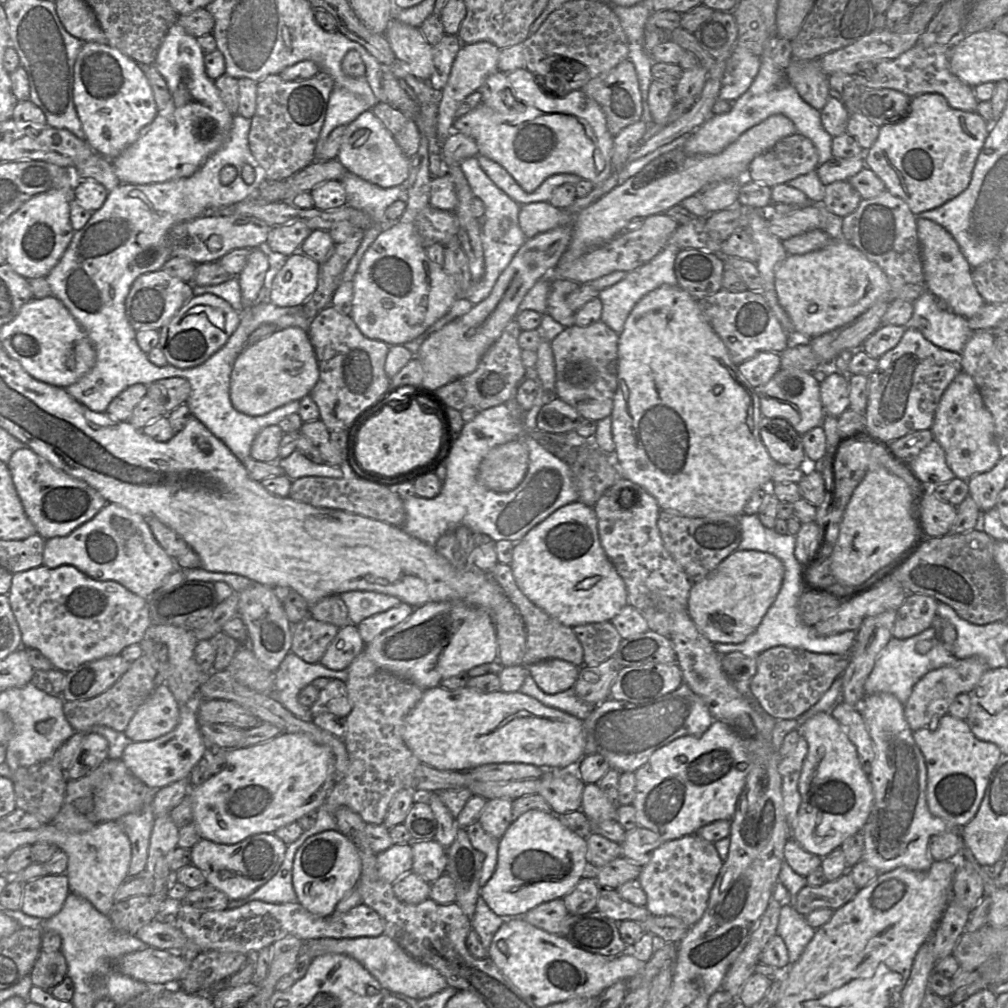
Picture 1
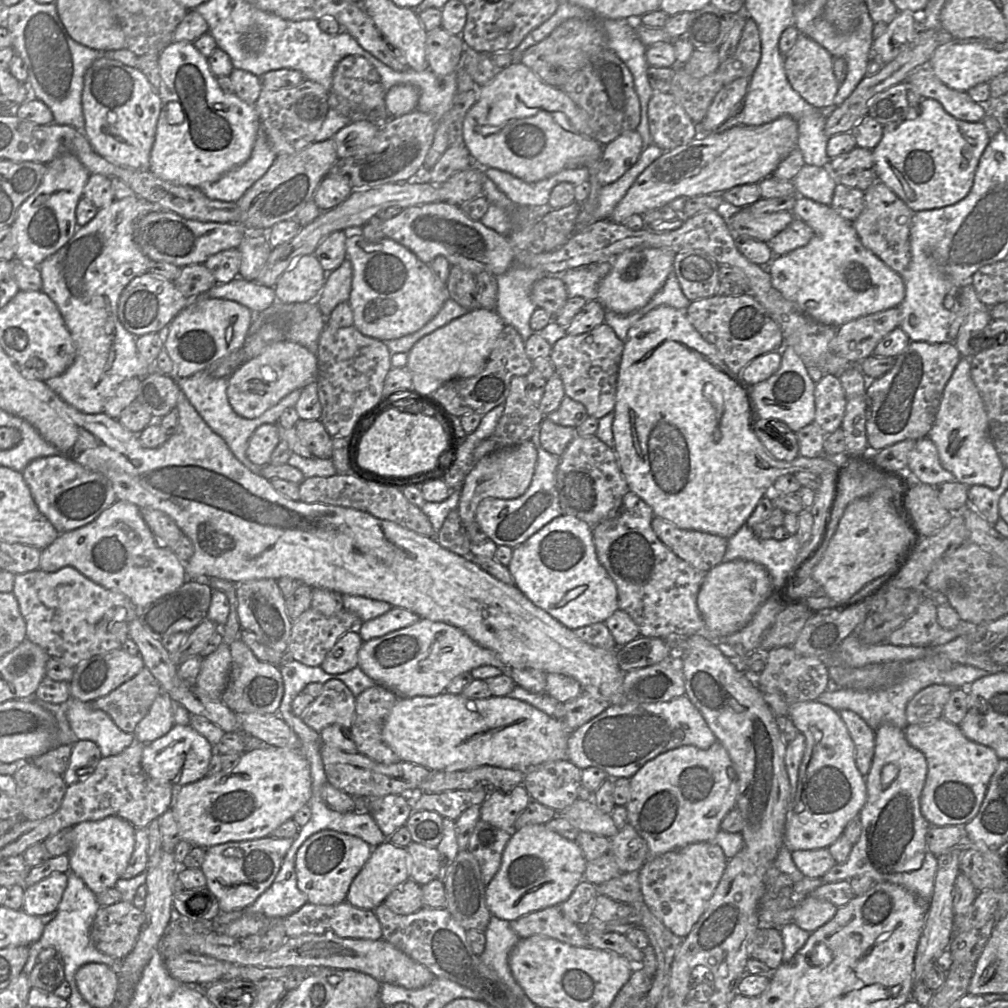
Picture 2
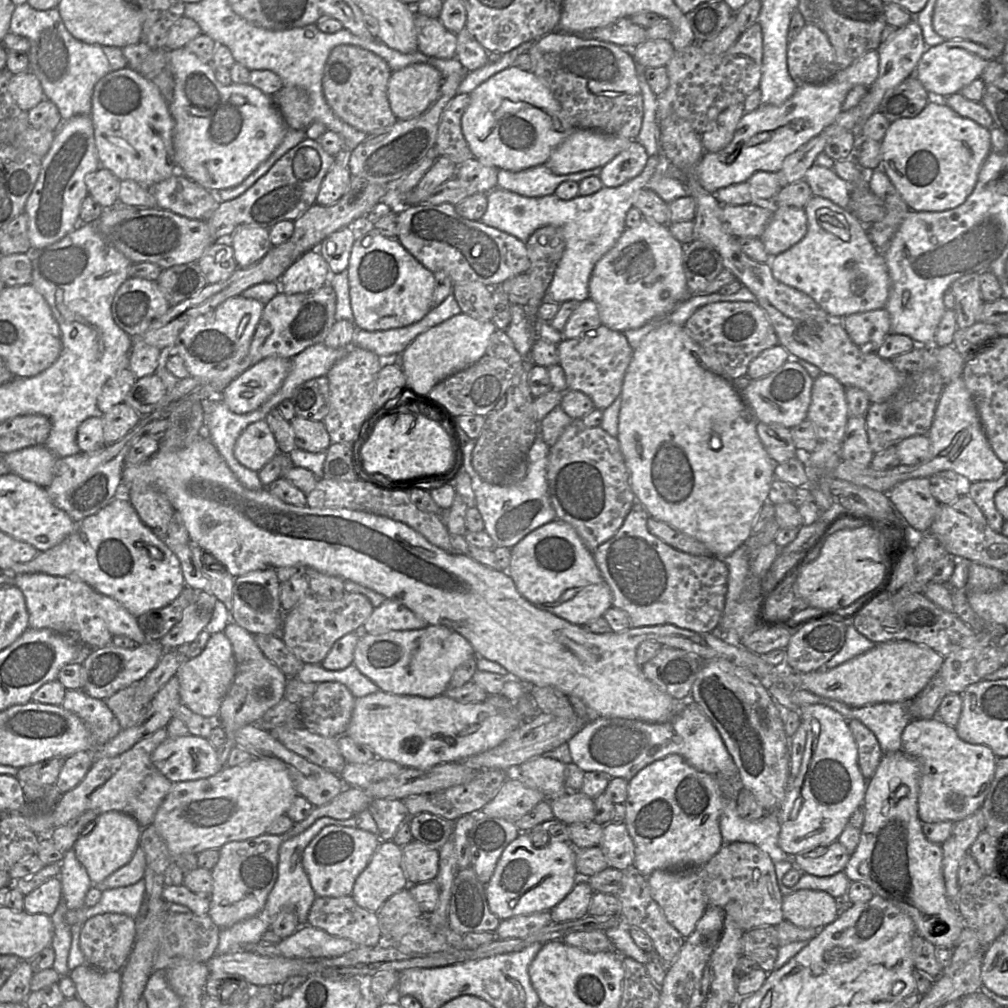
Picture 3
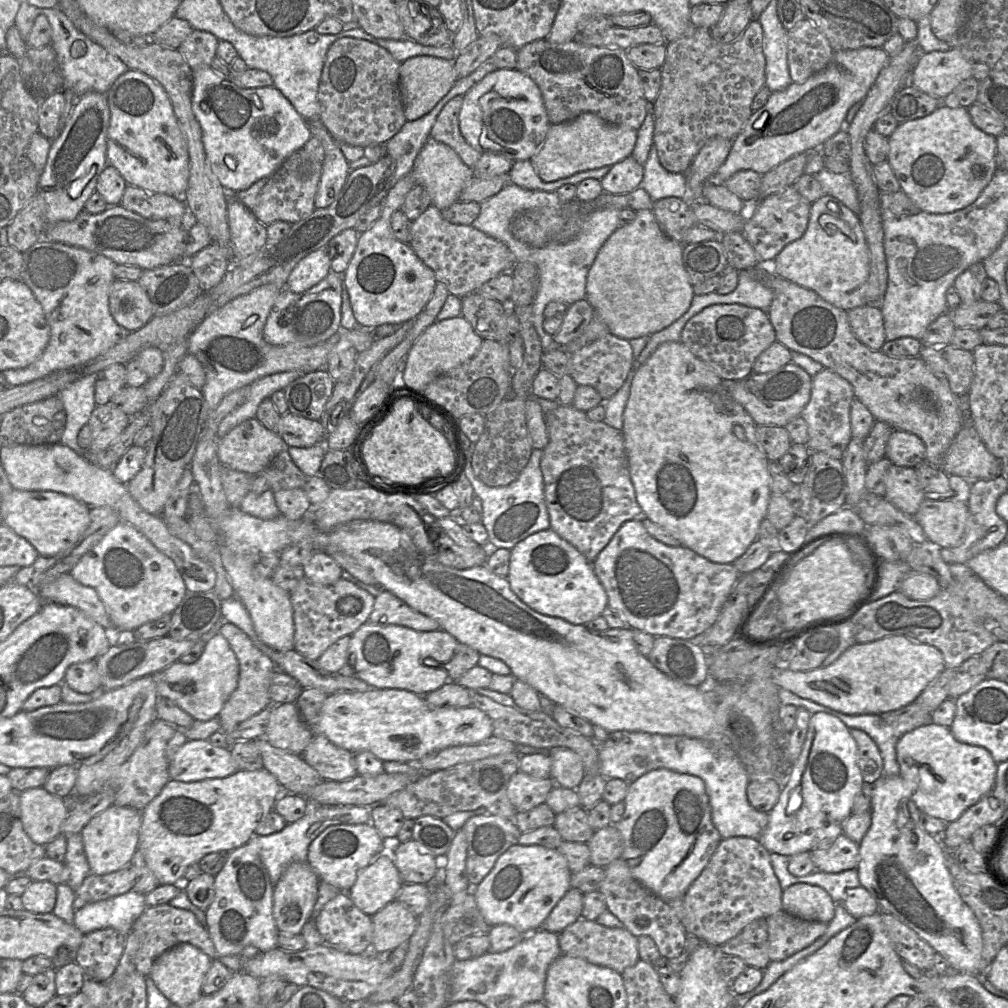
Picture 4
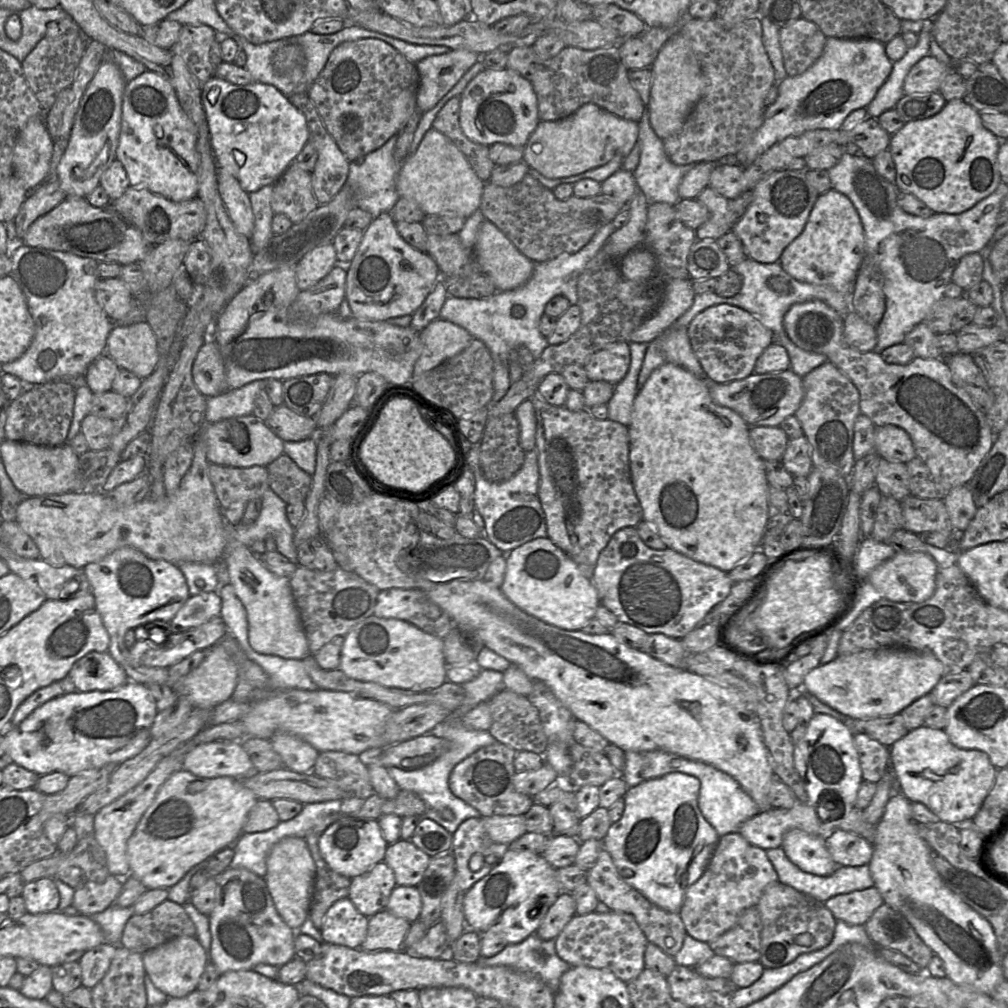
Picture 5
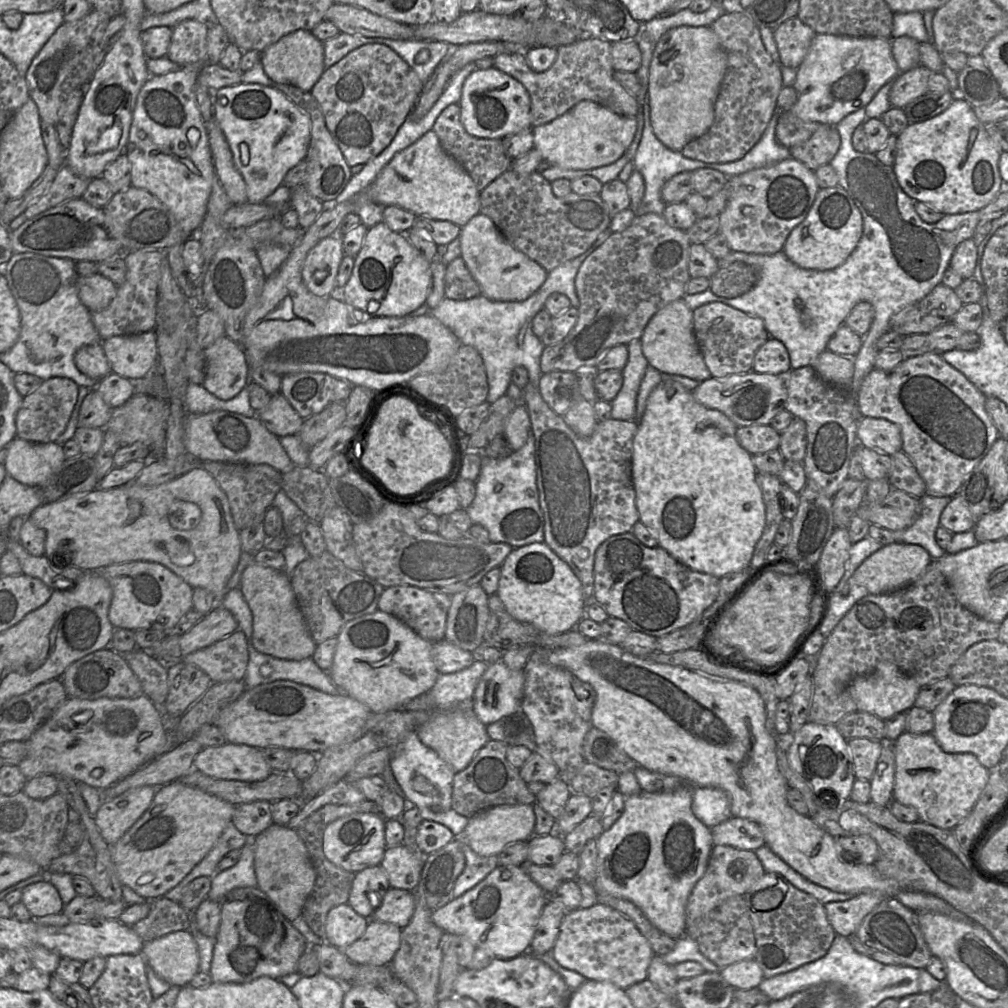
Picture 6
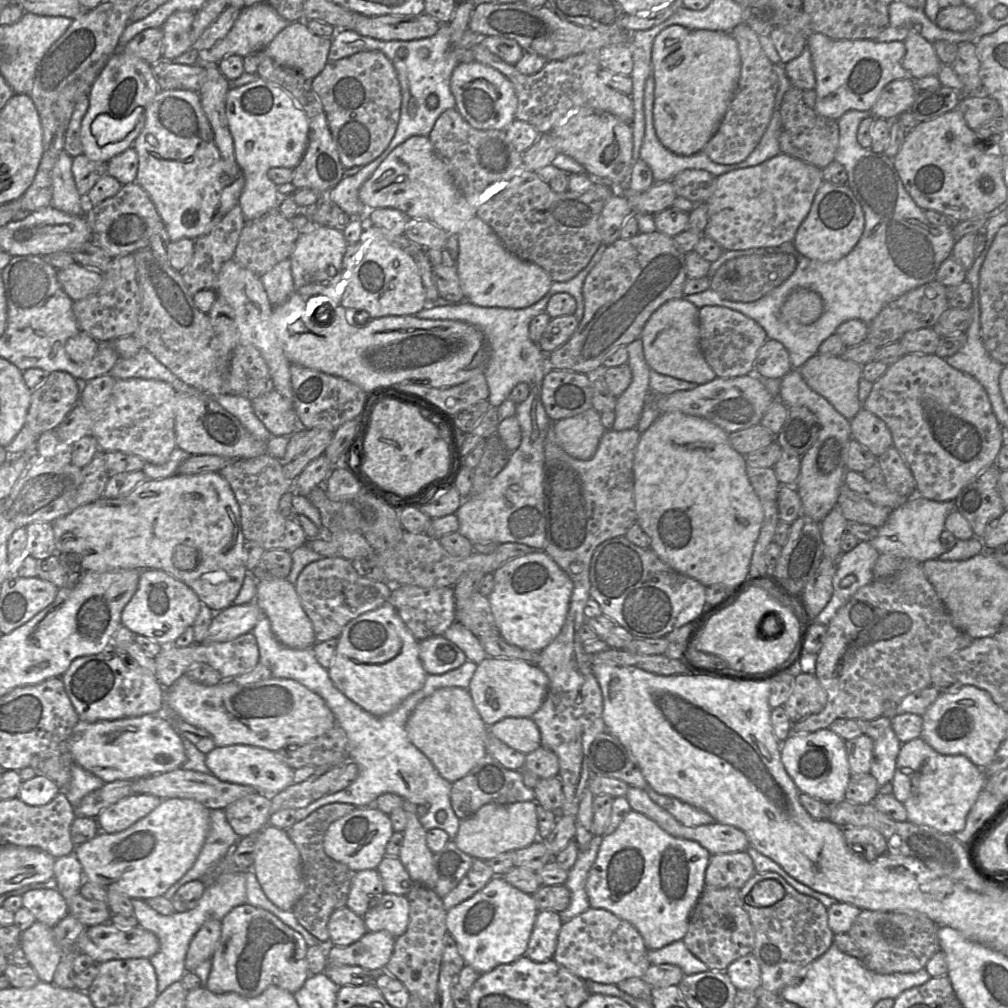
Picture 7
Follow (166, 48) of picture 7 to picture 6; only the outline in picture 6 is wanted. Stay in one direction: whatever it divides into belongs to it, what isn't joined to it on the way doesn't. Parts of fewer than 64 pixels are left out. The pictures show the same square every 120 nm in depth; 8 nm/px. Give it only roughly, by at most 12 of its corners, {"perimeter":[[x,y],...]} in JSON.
{"perimeter":[[208,25],[172,28],[166,58],[180,67],[208,63]]}

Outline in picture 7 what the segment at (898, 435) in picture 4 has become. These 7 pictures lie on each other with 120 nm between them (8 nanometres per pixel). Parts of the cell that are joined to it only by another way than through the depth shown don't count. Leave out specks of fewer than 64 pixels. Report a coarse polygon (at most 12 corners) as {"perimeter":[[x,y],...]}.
{"perimeter":[[863,409],[851,436],[875,456],[893,446],[886,423]]}

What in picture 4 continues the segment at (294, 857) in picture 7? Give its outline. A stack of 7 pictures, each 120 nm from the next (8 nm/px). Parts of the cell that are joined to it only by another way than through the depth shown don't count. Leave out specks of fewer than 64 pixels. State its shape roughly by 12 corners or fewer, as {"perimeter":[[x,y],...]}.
{"perimeter":[[291,863],[273,887],[279,933],[298,935],[318,897],[308,863]]}

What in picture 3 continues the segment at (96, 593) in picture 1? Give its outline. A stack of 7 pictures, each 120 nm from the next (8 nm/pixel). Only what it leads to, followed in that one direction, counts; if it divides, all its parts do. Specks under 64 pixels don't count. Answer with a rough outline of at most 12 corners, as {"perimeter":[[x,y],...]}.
{"perimeter":[[43,573],[14,577],[29,628],[89,648],[113,635],[91,607],[93,588]]}

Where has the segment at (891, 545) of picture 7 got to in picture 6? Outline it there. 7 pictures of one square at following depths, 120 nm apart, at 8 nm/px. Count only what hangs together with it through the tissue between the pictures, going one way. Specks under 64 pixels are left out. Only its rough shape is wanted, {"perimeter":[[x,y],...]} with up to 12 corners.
{"perimeter":[[923,495],[920,513],[895,543],[923,547],[933,560],[947,552],[935,540],[951,497]]}

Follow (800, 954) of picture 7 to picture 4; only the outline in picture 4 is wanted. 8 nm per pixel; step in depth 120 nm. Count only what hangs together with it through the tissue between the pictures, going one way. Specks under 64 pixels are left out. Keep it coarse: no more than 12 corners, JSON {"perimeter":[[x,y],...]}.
{"perimeter":[[781,910],[768,918],[770,962],[811,945],[827,923]]}

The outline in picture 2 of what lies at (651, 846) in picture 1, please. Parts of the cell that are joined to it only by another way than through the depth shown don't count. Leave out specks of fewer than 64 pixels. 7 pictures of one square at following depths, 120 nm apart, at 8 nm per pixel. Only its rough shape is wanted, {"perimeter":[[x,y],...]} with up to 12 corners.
{"perimeter":[[628,823],[610,838],[622,873],[649,859],[646,841]]}

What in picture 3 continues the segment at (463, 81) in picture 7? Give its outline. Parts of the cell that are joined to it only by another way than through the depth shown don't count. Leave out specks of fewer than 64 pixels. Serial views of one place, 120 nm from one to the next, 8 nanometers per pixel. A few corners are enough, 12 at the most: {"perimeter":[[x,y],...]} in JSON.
{"perimeter":[[532,71],[475,88],[461,118],[474,158],[545,164],[572,129]]}

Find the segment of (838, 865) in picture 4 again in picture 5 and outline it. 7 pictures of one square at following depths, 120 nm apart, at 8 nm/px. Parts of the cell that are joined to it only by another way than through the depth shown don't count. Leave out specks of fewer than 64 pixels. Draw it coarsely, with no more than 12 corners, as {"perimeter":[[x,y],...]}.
{"perimeter":[[844,830],[824,842],[840,866],[868,865],[870,842]]}

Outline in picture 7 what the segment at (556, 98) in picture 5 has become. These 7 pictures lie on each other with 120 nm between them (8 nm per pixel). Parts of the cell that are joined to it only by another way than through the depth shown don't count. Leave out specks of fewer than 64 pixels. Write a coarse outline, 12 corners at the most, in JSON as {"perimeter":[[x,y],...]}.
{"perimeter":[[482,43],[475,61],[512,82],[516,119],[550,132],[582,107],[632,123],[631,96],[598,76],[599,52],[525,75]]}

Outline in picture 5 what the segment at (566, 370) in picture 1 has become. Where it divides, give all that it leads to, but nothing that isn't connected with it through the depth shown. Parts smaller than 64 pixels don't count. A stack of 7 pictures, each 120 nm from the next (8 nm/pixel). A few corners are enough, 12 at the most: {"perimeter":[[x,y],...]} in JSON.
{"perimeter":[[628,342],[595,352],[583,366],[590,381],[617,385],[630,366]]}

